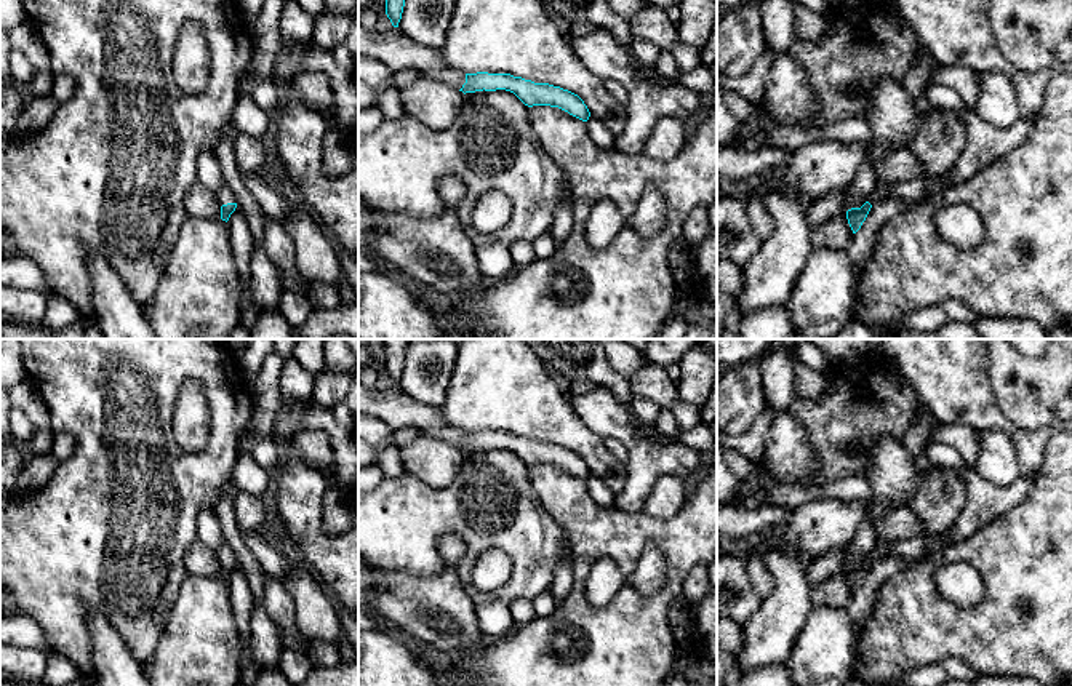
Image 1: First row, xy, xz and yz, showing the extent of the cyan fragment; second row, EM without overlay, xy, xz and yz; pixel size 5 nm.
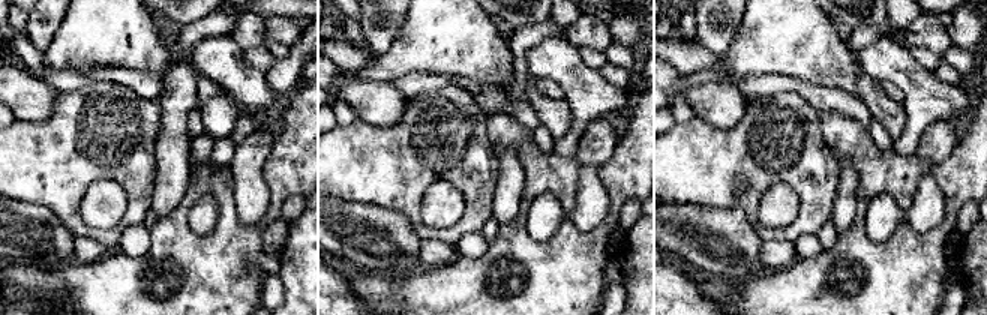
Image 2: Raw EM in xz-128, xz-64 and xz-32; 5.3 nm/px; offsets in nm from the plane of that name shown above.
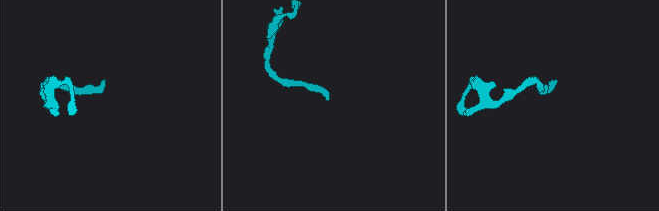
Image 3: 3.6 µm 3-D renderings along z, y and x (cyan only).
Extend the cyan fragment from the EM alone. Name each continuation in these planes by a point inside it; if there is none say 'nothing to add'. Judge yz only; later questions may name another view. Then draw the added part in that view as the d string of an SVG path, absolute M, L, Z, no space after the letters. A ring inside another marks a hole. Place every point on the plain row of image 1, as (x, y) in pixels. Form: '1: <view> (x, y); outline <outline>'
1: yz (882, 547); outline M875 540L874 548L869 552L866 560L869 560L872 564L882 558L886 558L888 552L891 550L894 540Z

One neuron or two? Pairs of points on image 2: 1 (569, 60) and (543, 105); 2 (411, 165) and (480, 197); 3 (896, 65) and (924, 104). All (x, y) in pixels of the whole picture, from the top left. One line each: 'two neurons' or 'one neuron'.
1: two neurons
2: one neuron
3: one neuron

